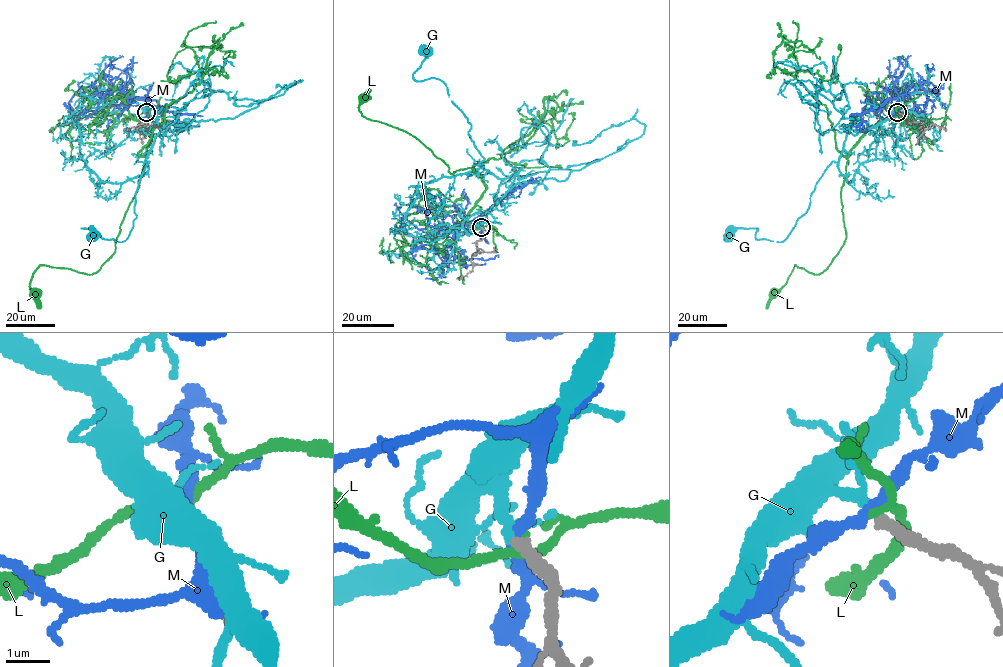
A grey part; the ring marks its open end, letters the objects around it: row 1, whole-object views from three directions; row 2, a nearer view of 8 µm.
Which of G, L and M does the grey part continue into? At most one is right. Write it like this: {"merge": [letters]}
{"merge": ["G"]}

